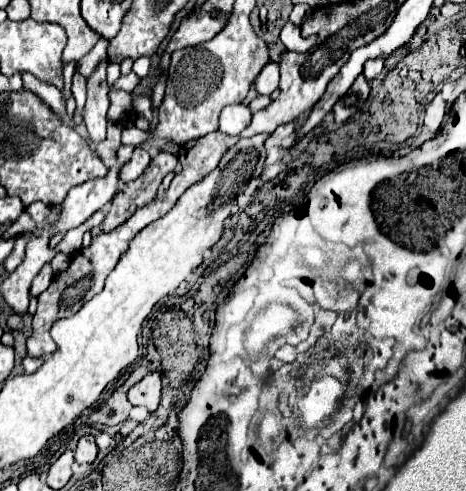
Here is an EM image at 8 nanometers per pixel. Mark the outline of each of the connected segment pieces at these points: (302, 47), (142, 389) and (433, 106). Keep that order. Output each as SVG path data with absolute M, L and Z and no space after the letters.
M291 22L285 24L285 28L281 30L281 42L287 46L287 50L293 50L293 52L309 52L313 46L317 46L319 38L317 36L311 36L311 38L303 38L299 28L295 28Z
M159 372L147 374L139 384L129 390L129 402L133 406L145 406L149 412L155 412L161 398L161 376Z
M437 96L429 106L427 106L427 112L425 112L425 128L429 132L437 132L441 128L441 122L443 122L443 116L445 116L445 102L441 96Z

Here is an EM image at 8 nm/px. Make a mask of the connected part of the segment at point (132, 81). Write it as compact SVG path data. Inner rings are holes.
M131 72L131 74L127 74L127 76L121 76L121 78L113 84L113 88L133 92L133 88L135 88L137 84L139 84L139 78L137 78L137 74L135 74L135 72Z

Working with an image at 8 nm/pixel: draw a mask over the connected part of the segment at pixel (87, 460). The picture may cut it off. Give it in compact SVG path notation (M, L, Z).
M85 434L77 448L75 448L75 460L77 464L93 464L97 458L97 444L95 444L95 436Z

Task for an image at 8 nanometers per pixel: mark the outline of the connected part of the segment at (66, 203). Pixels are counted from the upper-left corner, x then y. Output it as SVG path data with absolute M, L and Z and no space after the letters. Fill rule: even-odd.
M121 146L117 152L117 160L109 168L107 176L87 180L85 184L79 184L69 190L67 198L63 200L63 212L53 224L53 232L67 232L69 228L83 224L89 216L93 216L97 210L101 210L105 204L113 200L113 196L119 190L117 182L119 182L121 166L127 164L127 160L131 158L131 152L133 152L133 146Z

